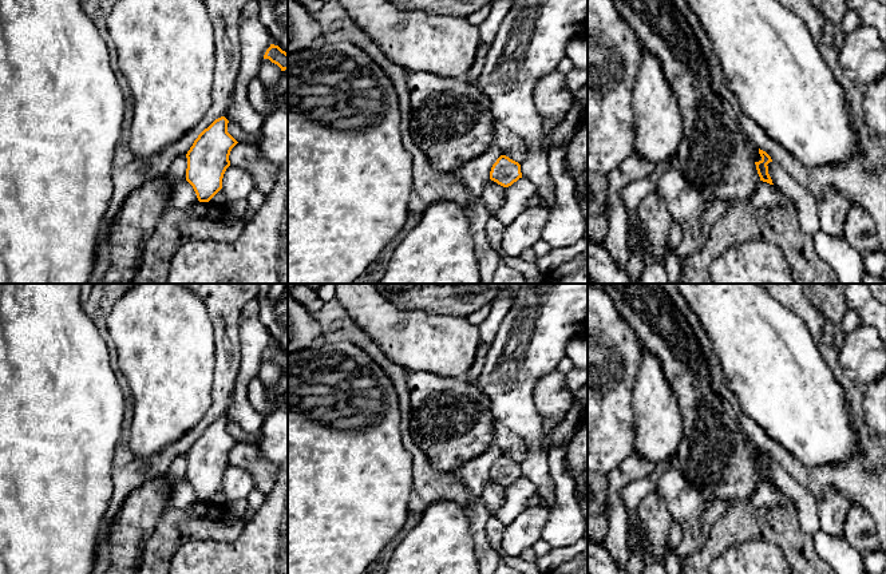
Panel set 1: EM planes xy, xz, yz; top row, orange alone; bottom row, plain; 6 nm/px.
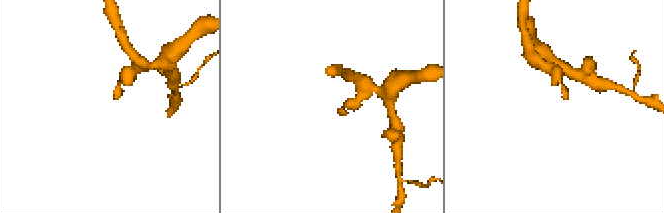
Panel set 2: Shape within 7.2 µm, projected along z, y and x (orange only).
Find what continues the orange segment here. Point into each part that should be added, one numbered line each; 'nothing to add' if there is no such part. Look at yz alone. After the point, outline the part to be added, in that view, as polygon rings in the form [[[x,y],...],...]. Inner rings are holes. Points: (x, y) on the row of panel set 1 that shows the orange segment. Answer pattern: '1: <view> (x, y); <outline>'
nothing to add

